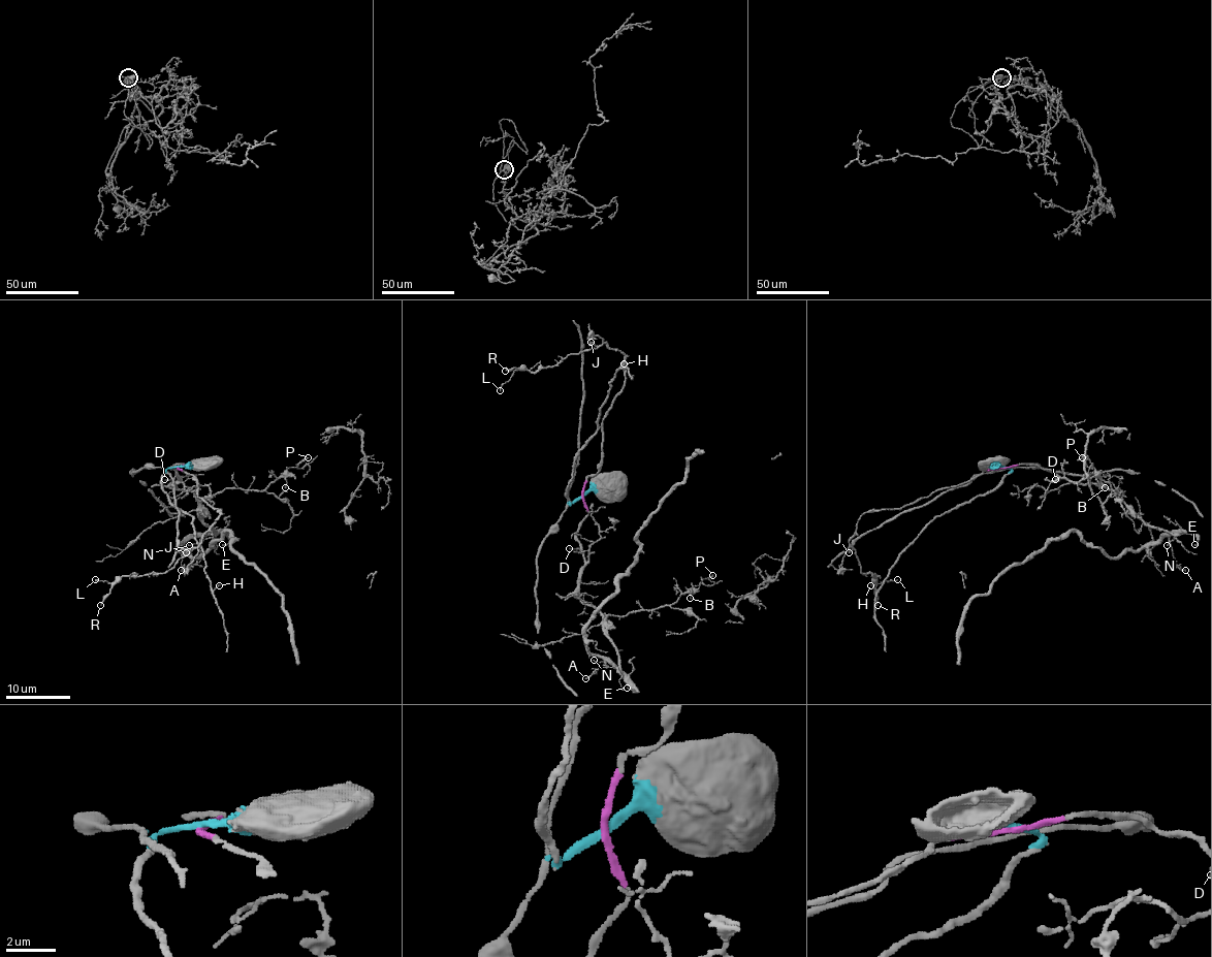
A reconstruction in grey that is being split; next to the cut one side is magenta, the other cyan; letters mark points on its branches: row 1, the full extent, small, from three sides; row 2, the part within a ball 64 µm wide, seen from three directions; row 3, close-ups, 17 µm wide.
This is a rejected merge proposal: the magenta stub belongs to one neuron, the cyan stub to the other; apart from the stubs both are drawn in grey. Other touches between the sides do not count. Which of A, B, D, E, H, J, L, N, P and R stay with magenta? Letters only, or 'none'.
A, B, D, E, J, L, N, P, R

